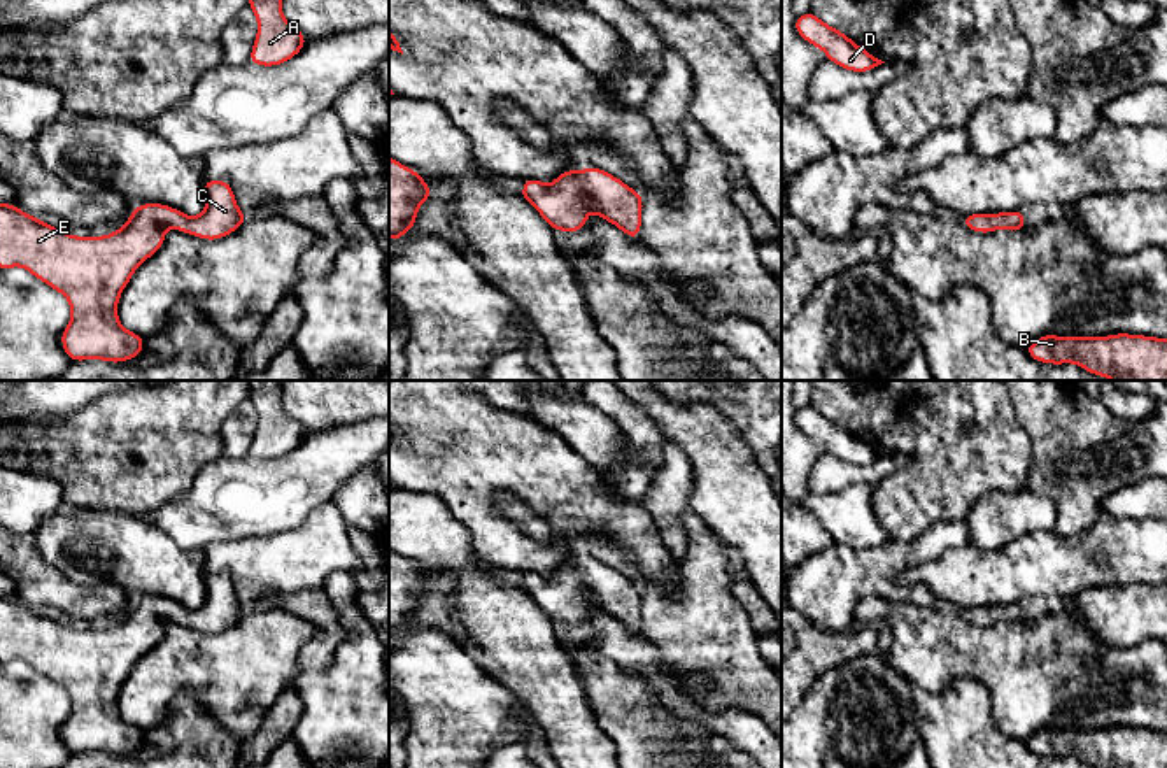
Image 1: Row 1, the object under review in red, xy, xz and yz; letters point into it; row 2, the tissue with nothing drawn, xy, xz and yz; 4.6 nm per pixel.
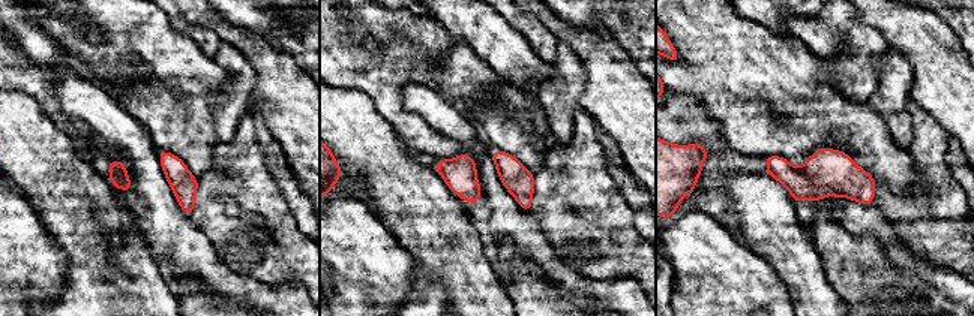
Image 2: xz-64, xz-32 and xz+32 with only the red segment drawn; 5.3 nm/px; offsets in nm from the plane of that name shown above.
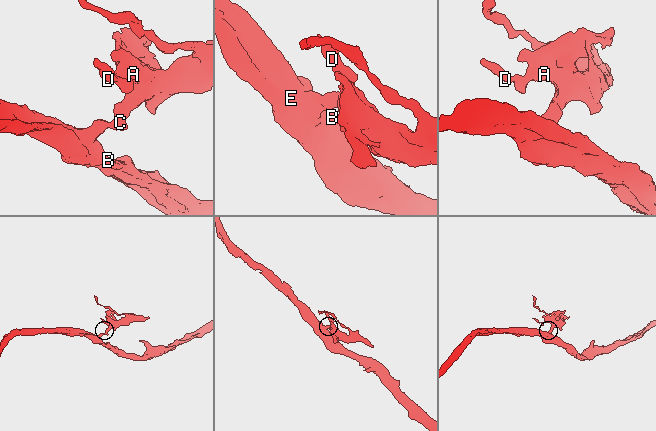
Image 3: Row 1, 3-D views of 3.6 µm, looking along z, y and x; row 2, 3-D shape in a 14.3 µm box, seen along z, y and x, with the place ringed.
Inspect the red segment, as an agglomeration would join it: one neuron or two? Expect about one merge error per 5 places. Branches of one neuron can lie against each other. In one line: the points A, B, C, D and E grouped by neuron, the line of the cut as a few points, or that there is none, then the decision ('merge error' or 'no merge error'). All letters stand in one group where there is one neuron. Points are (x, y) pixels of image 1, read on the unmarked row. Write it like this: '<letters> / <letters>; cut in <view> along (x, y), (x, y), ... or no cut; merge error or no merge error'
A B C D E; no cut; no merge error

